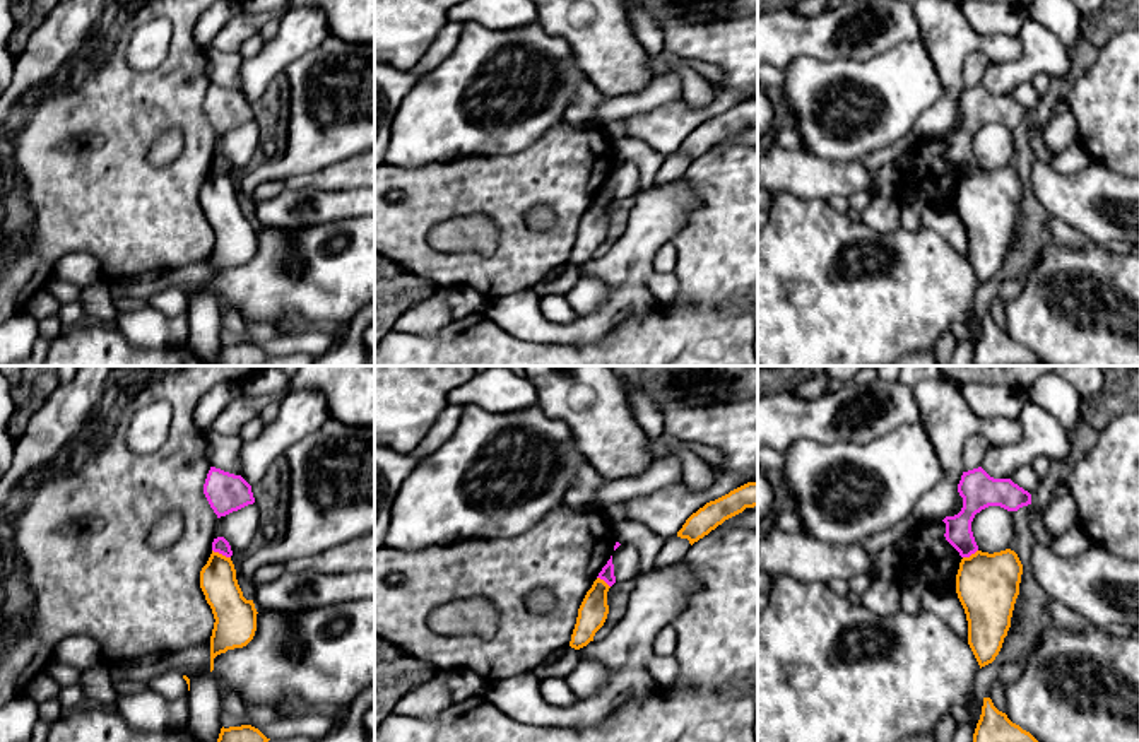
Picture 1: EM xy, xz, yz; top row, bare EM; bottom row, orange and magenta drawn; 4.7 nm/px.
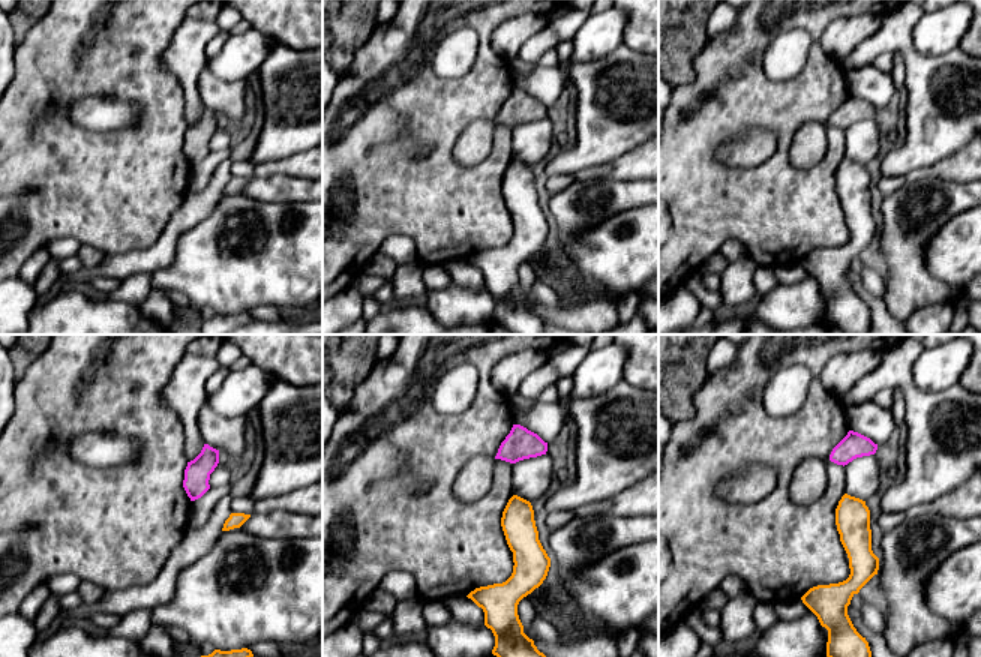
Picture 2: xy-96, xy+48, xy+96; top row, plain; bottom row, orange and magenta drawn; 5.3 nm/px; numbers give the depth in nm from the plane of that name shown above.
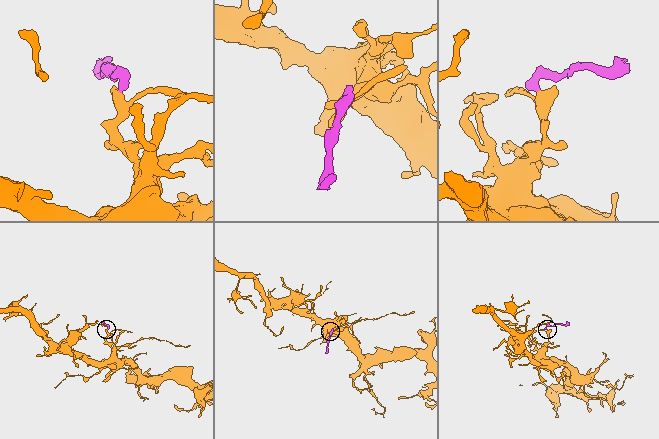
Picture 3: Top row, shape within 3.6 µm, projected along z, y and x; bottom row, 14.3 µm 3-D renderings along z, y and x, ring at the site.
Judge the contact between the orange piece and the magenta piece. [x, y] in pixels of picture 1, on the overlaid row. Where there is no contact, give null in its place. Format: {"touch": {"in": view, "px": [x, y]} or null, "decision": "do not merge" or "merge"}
{"touch": {"in": "xy", "px": [221, 554]}, "decision": "do not merge"}

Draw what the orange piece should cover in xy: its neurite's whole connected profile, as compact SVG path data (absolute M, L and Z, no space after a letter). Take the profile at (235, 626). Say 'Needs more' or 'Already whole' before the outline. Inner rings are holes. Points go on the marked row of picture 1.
Already whole. M219 552L210 554L200 571L200 588L214 614L210 636L210 672L214 658L227 650L246 646L257 631L257 609L246 600L236 580L231 557Z

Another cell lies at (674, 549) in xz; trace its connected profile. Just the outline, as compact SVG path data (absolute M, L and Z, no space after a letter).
M677 535L665 540L660 554L655 557L653 571L667 569L674 564L679 564L688 554L691 544L688 539Z

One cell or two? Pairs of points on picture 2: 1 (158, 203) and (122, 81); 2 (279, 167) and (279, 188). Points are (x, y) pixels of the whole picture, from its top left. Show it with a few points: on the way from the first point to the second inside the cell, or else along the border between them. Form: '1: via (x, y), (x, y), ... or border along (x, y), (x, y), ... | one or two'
1: via (153, 173), (152, 111) | one
2: border along (254, 176), (291, 174), (306, 179) | two

